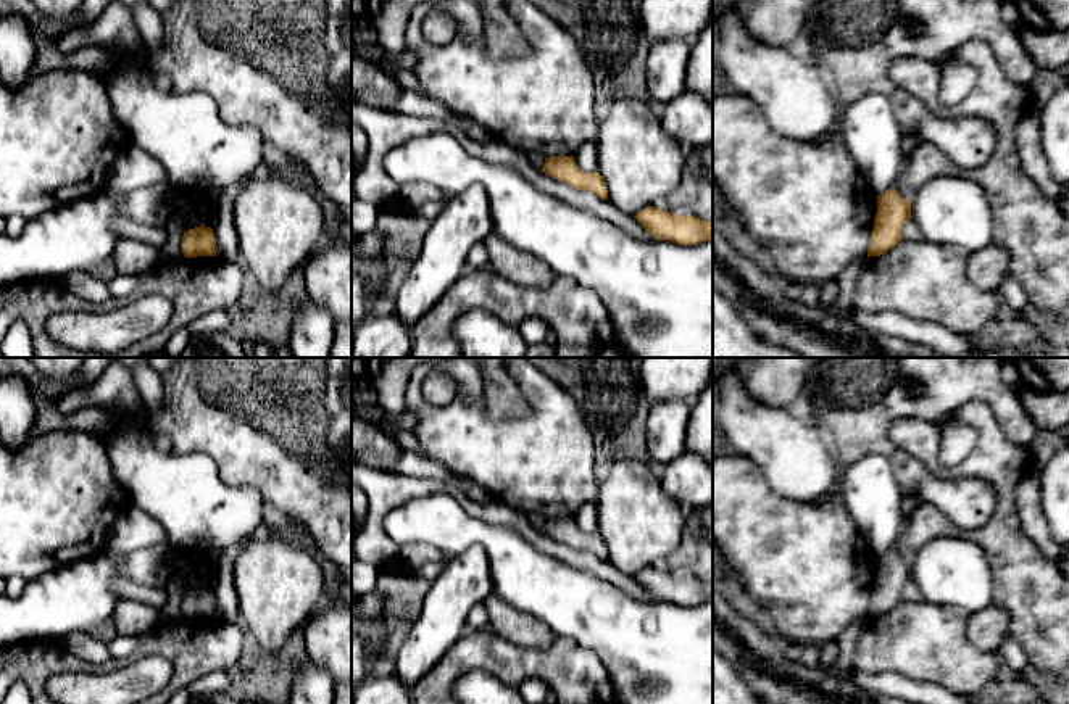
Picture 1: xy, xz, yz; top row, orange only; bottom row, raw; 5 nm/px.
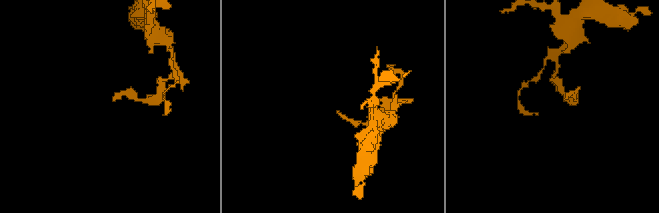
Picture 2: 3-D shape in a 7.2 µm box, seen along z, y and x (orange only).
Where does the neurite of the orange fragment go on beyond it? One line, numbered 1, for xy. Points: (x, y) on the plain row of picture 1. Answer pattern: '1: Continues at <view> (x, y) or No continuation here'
1: No continuation here

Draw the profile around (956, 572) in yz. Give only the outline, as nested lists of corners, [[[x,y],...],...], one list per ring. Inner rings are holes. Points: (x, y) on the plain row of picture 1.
[[[938,538],[925,543],[911,559],[911,580],[922,601],[956,606],[975,614],[993,603],[992,567],[974,541]]]

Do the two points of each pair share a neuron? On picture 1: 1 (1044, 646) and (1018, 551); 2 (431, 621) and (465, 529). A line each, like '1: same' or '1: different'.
1: same
2: different

